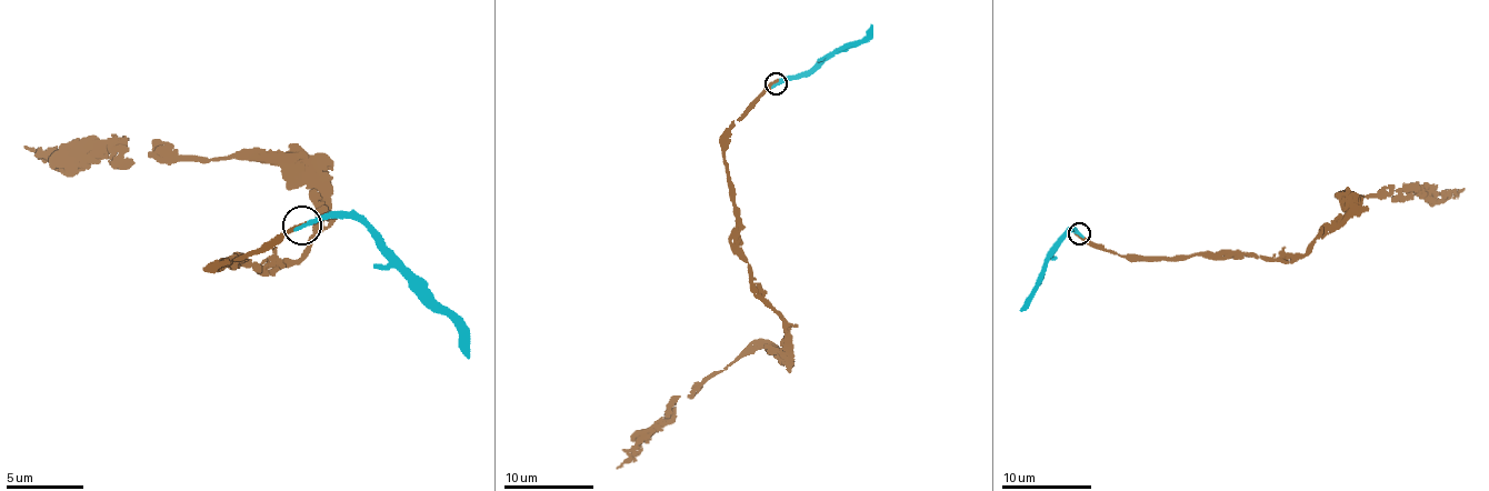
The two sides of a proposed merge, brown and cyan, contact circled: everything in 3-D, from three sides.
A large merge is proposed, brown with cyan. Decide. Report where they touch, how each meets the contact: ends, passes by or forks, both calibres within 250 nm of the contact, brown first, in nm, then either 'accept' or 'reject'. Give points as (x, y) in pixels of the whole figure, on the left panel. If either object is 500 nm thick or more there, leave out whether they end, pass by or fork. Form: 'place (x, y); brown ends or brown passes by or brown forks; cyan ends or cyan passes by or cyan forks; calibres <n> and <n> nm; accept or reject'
place (301, 224); brown ends; cyan ends; calibres 320 and 320 nm; accept

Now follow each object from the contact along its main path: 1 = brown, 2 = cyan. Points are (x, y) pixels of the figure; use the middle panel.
1: (777, 82), (733, 122), (725, 172), (736, 252), (783, 319), (783, 346), (742, 350), (709, 373), (616, 469)
2: (777, 82), (806, 76), (830, 53), (857, 44), (872, 24)

